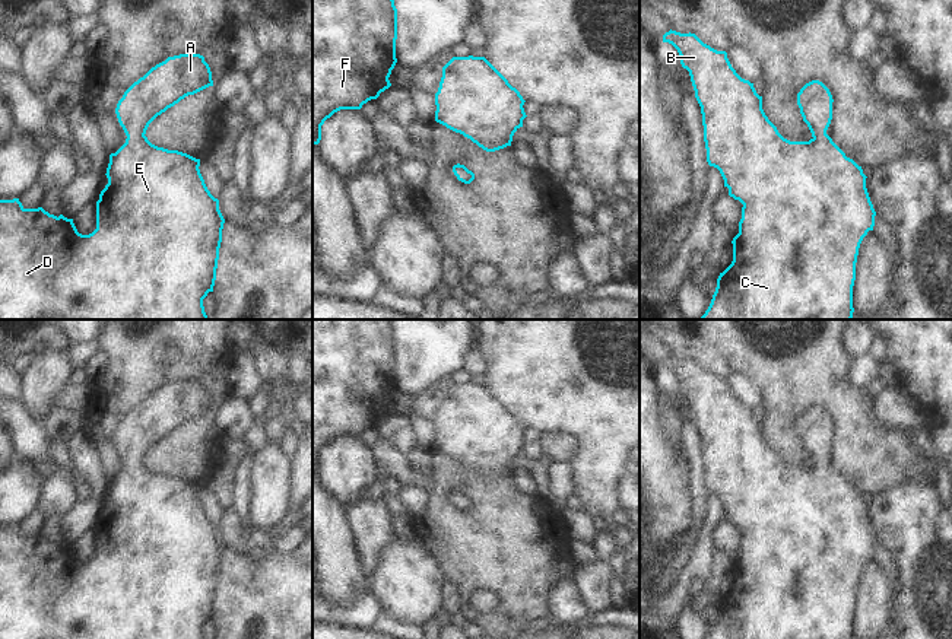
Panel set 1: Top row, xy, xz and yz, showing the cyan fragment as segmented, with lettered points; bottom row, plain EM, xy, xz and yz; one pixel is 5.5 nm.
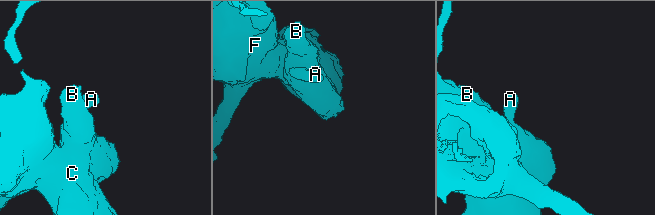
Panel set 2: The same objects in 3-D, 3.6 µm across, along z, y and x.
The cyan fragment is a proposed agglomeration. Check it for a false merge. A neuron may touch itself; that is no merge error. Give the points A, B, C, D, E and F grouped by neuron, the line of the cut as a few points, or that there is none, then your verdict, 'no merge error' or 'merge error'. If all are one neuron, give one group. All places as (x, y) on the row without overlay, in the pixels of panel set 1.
A B C D E F; no cut; no merge error

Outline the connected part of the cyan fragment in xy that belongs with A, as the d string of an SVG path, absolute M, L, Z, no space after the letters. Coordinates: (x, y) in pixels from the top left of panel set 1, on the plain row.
M180 381L168 384L165 388L152 394L143 404L134 408L118 427L115 441L127 465L126 470L110 481L107 495L108 511L96 528L96 556L89 562L77 559L73 546L63 541L50 541L42 534L25 535L19 525L0 527L0 639L204 639L203 626L213 619L222 556L225 546L219 537L219 527L207 516L200 500L200 486L178 477L168 477L152 471L146 461L149 451L168 435L178 430L188 422L194 422L213 413L212 398L204 384L200 381Z

